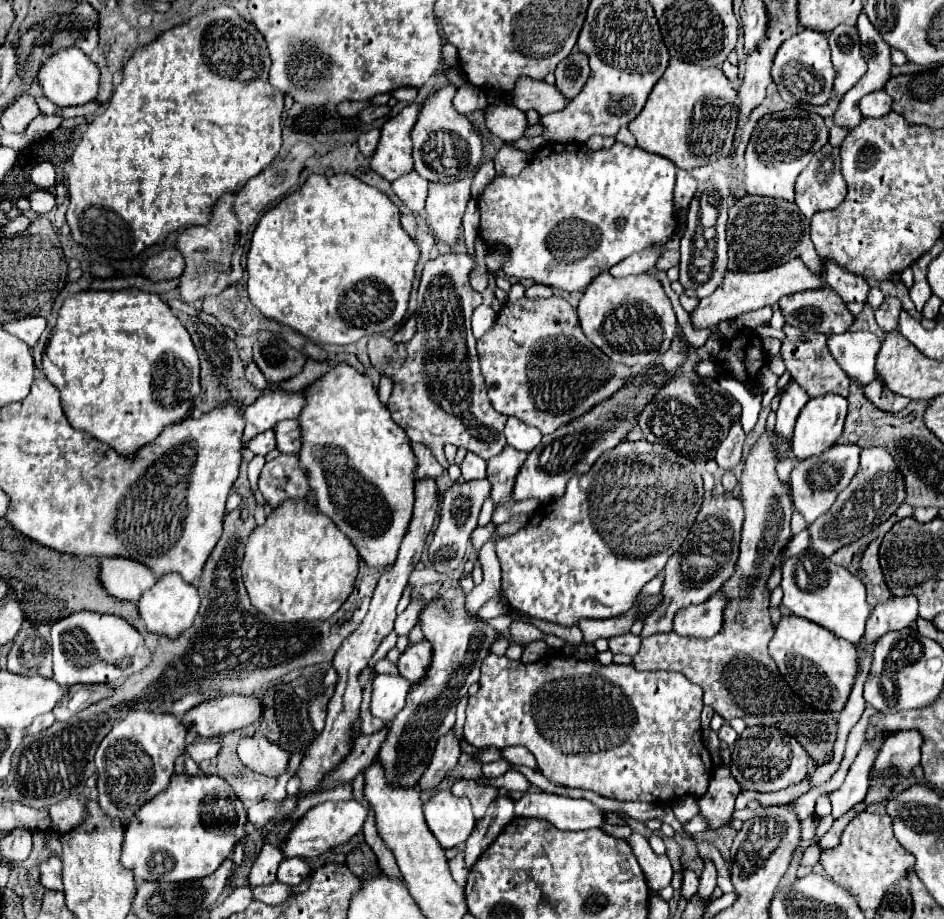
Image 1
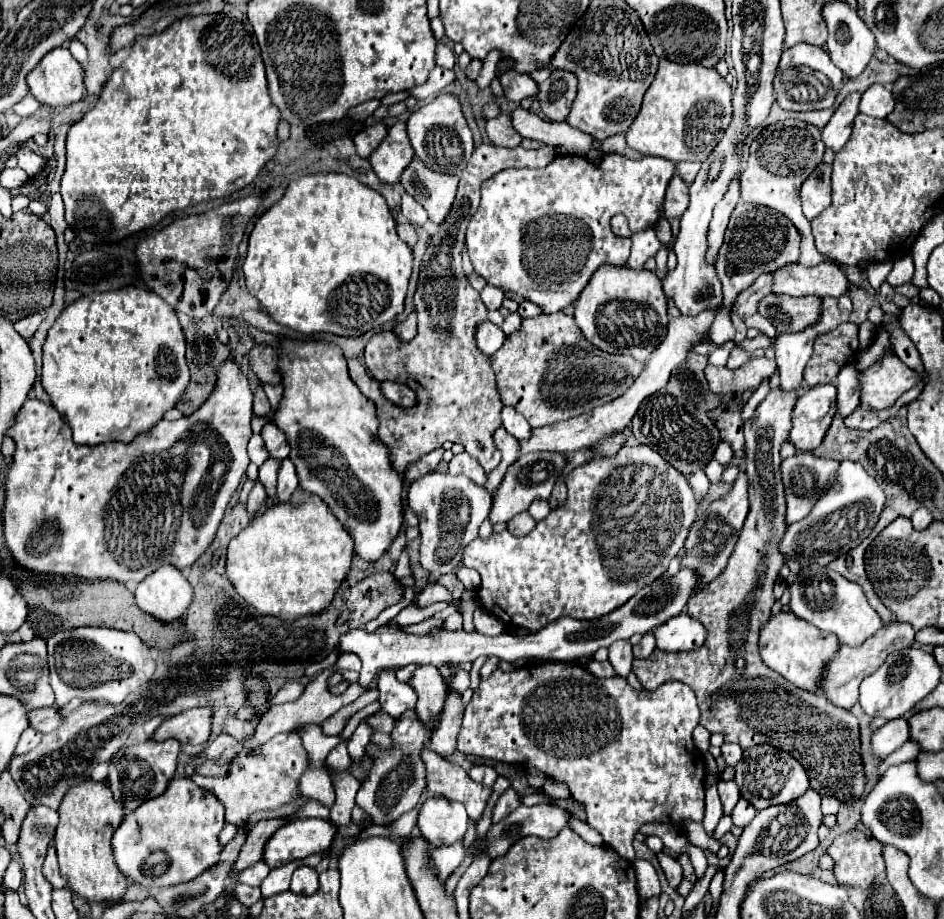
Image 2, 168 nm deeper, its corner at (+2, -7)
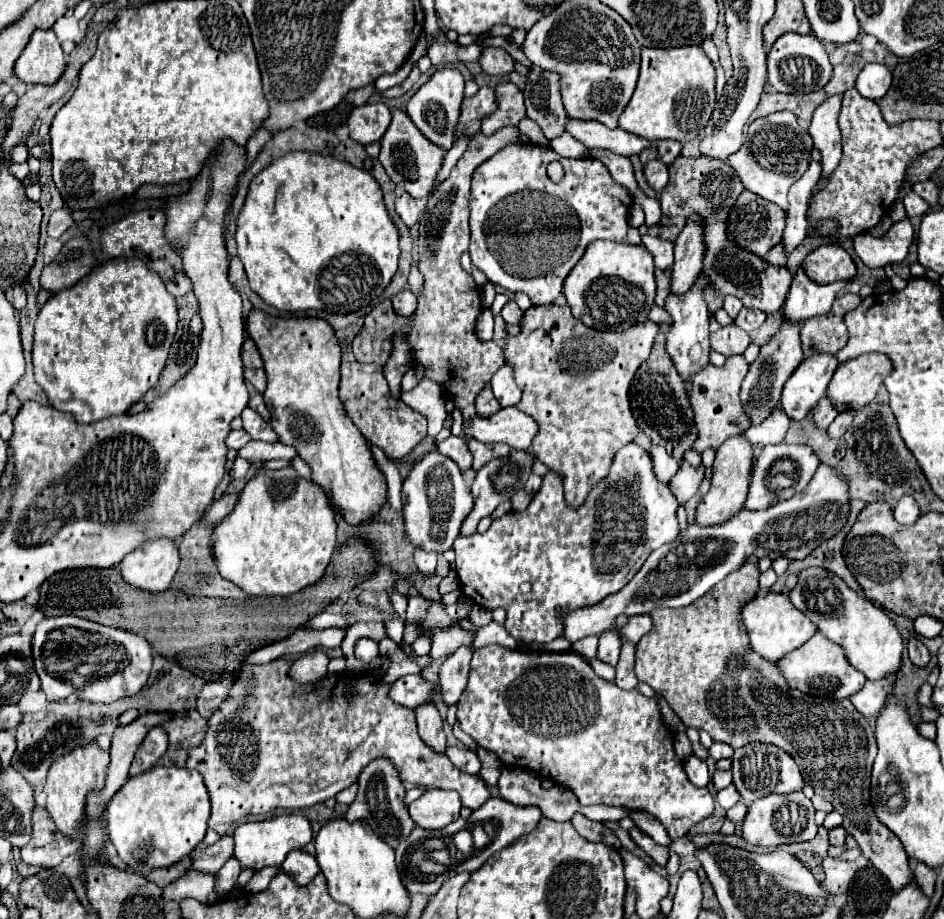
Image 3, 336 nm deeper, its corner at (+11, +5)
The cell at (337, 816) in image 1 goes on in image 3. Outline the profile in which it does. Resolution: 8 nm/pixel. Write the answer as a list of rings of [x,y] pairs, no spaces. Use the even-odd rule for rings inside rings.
[[[285,813],[285,815],[265,819],[265,821],[243,823],[243,825],[239,825],[235,829],[233,839],[235,839],[233,857],[239,859],[243,869],[247,869],[247,867],[263,869],[267,865],[281,865],[289,851],[303,849],[313,839],[313,829],[311,829],[311,823],[309,823],[309,819],[305,815]]]

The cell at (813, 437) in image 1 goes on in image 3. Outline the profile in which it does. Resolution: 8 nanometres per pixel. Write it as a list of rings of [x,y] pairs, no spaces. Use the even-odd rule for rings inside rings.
[[[819,353],[801,361],[781,393],[781,405],[789,419],[799,421],[811,413],[817,401],[825,395],[837,365],[839,363],[835,355],[827,353]]]

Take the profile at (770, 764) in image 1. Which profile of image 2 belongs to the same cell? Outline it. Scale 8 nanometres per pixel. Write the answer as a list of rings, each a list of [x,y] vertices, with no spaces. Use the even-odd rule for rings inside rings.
[[[750,747],[744,751],[742,763],[738,763],[736,767],[736,777],[734,781],[740,787],[740,795],[754,805],[758,811],[766,809],[770,805],[780,805],[780,803],[790,803],[794,799],[798,799],[800,795],[804,795],[810,787],[808,783],[808,775],[804,771],[804,767],[786,751],[776,749],[776,747]]]

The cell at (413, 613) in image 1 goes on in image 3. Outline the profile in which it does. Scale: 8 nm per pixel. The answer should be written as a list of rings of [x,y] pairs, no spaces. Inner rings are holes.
[[[415,549],[415,565],[417,565],[417,569],[419,569],[425,577],[431,577],[431,575],[435,575],[437,555],[435,555],[435,553],[425,553],[425,551]]]

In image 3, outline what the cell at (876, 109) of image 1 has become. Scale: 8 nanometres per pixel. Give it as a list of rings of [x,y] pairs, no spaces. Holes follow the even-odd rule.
[[[869,63],[857,77],[857,91],[865,99],[881,99],[891,87],[891,71],[881,63]]]

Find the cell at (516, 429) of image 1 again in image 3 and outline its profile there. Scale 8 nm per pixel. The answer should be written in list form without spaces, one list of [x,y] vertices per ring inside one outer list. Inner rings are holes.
[[[503,365],[491,379],[491,389],[501,407],[513,407],[521,399],[521,389],[513,379],[511,365]]]

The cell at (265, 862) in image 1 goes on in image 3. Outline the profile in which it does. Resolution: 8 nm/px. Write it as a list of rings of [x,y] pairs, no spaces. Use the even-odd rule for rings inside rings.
[[[229,859],[219,871],[217,871],[217,893],[225,895],[233,889],[233,883],[237,881],[239,873],[241,873],[241,863],[237,863],[237,859]]]

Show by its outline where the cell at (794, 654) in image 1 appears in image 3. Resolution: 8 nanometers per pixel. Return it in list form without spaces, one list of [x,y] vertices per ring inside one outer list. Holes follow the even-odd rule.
[[[783,593],[759,595],[757,599],[749,601],[743,607],[741,615],[747,627],[747,635],[749,635],[753,651],[757,651],[763,659],[771,663],[775,663],[777,659],[783,659],[789,651],[795,651],[797,647],[801,647],[805,641],[809,641],[817,633],[815,623],[809,621],[801,611],[797,611],[787,599],[787,595]]]

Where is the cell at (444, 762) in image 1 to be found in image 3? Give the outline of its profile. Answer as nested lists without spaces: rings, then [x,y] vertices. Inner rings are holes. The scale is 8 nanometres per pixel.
[[[459,647],[451,657],[447,657],[439,671],[439,689],[441,699],[447,707],[455,705],[465,691],[467,677],[469,677],[469,661],[471,661],[471,647]]]

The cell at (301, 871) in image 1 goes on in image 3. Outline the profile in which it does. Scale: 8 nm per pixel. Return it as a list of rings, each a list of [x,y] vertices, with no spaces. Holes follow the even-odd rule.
[[[303,849],[291,851],[281,867],[299,885],[307,885],[321,871],[317,867],[317,859],[313,855],[309,855],[307,851],[303,851]]]

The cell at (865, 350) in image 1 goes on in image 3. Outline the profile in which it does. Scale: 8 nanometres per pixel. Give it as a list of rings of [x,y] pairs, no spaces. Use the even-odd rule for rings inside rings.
[[[823,397],[821,403],[817,403],[817,407],[813,411],[813,419],[815,419],[817,427],[821,427],[821,429],[827,429],[829,423],[835,419],[835,415],[837,415],[837,409],[829,403],[829,397]]]

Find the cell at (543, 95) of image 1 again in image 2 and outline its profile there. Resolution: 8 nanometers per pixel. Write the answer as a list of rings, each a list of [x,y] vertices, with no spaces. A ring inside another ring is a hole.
[[[506,71],[500,77],[500,85],[504,89],[506,99],[510,101],[522,101],[526,97],[536,97],[536,89],[538,85],[534,83],[534,79],[526,73],[518,73],[518,71]]]

